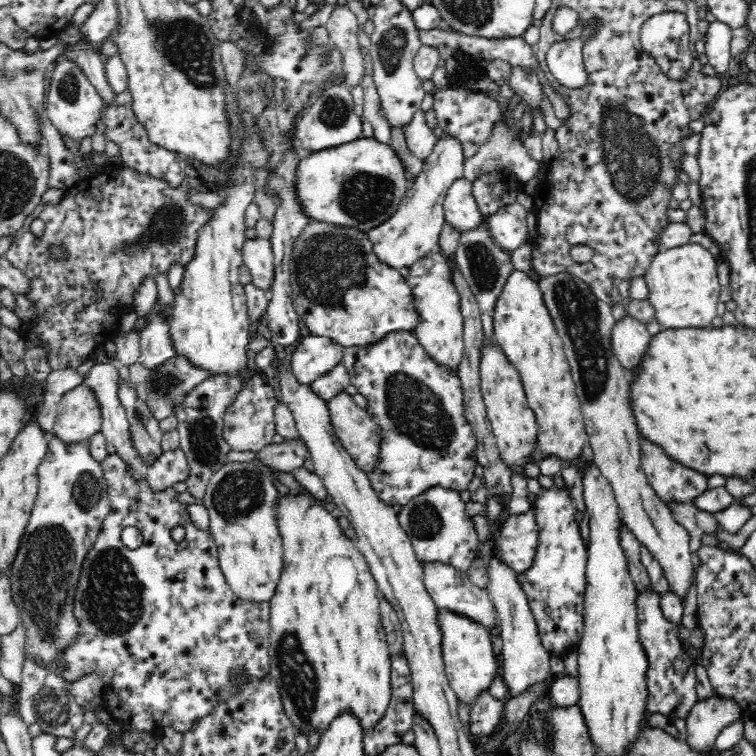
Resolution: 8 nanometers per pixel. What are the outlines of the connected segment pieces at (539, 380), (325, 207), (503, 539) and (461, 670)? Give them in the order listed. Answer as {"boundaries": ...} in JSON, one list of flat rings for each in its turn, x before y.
{"boundaries":[[[512,269,498,295,492,316,494,339,509,363,517,368,528,405,536,415,539,444,533,455,533,463,538,464,550,456,558,457,564,465,573,463,588,443,587,432,571,366,538,281,520,270]],[[373,136,310,153,300,162,296,189,312,220,367,231,396,212,410,185,406,168,391,145,382,144]],[[534,511,508,515,500,524,498,553,516,572,528,571,534,566,538,552,540,529]],[[440,610,438,616,444,633,442,651,446,663,446,676,457,699,470,707,489,690,501,672,501,658,492,647,492,632,486,630,479,622,472,622,454,612]]]}

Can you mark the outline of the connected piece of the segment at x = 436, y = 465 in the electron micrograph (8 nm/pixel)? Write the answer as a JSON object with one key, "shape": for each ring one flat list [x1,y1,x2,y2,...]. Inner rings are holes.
{"shape":[[393,331,382,343,372,347,343,348,341,363,347,368,351,385,368,400,366,409,380,427,380,465,374,472,368,472,380,500,392,506,405,505,413,496,418,496,432,485,467,490,478,465,474,458,478,441,465,417,464,392,457,374,434,363,412,331]]}

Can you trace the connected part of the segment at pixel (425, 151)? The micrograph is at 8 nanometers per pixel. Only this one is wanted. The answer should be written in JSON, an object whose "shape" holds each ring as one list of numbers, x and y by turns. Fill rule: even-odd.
{"shape":[[421,109,414,113,414,118,406,123,406,126,403,126,402,131,407,142,407,148,416,158,423,160,426,155,429,155,435,145,436,136,432,128,428,126]]}

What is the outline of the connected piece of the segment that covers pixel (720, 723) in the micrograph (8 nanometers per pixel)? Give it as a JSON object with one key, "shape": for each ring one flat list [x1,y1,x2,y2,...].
{"shape":[[714,691,708,698,697,699,685,716,686,741,690,748,703,754,716,750,716,735,729,724,742,718,739,704]]}

